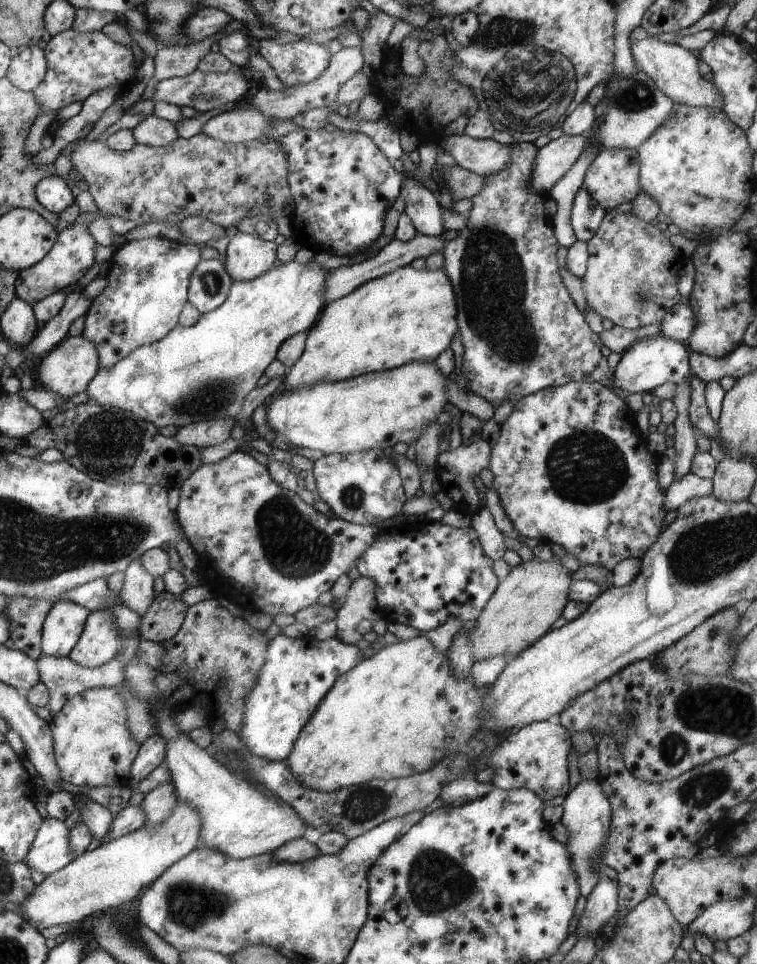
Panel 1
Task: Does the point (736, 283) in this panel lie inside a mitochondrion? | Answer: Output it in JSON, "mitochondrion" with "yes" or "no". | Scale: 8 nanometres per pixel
{"mitochondrion":"no"}

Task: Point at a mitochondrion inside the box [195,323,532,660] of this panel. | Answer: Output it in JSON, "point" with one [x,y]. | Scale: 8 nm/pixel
{"point":[297,547]}

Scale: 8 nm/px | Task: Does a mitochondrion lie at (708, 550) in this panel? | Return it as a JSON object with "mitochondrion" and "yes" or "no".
{"mitochondrion":"yes"}

